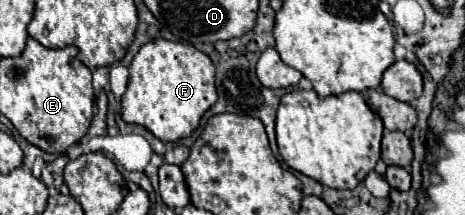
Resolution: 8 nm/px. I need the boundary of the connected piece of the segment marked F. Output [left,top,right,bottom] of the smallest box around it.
[121,38,215,142]

